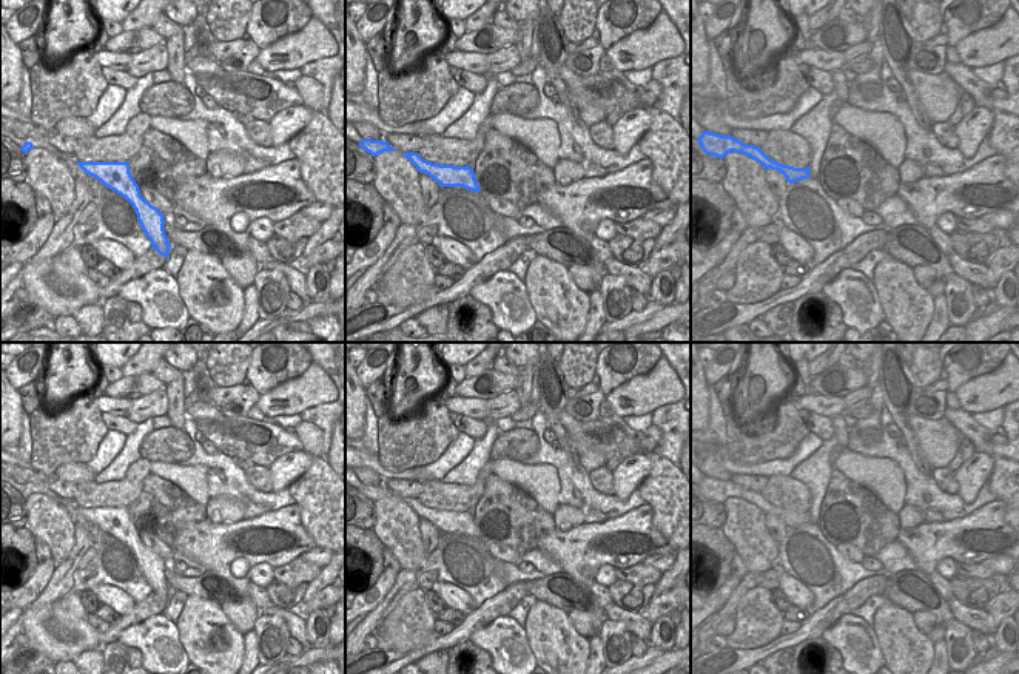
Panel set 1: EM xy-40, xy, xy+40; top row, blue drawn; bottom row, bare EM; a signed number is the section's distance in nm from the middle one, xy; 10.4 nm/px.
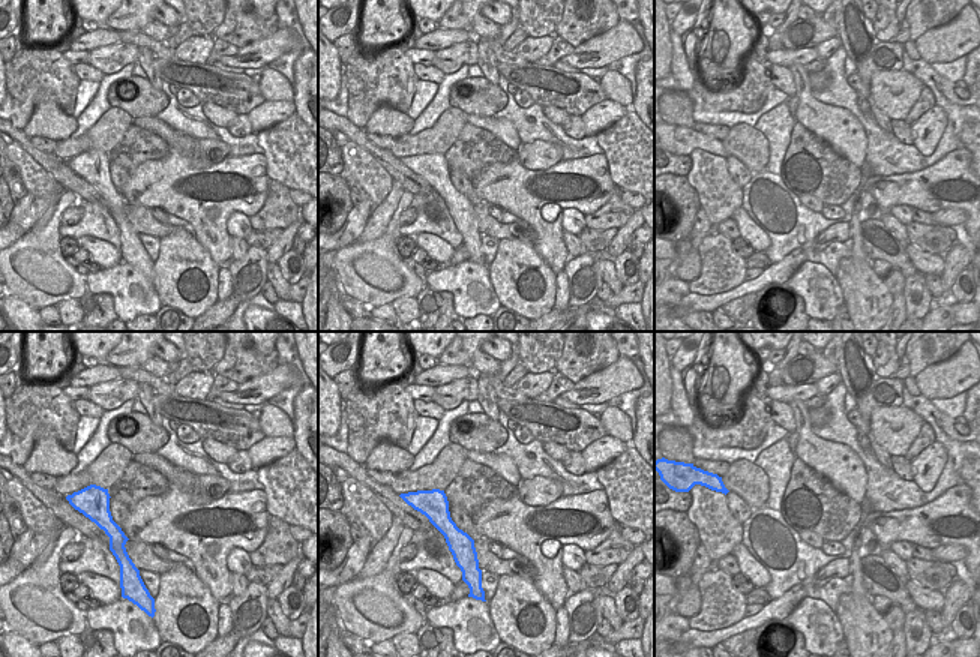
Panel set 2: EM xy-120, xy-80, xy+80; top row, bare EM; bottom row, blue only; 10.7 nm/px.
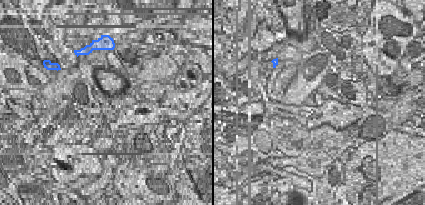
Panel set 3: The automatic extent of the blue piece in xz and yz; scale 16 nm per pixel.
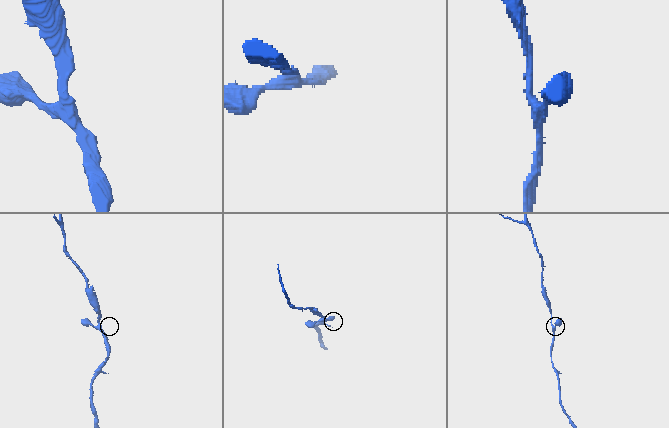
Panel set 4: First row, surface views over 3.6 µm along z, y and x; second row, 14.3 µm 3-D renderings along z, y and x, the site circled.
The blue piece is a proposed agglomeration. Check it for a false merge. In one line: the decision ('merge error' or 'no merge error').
no merge error

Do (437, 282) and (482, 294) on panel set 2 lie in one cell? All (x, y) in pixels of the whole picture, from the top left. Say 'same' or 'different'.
same

